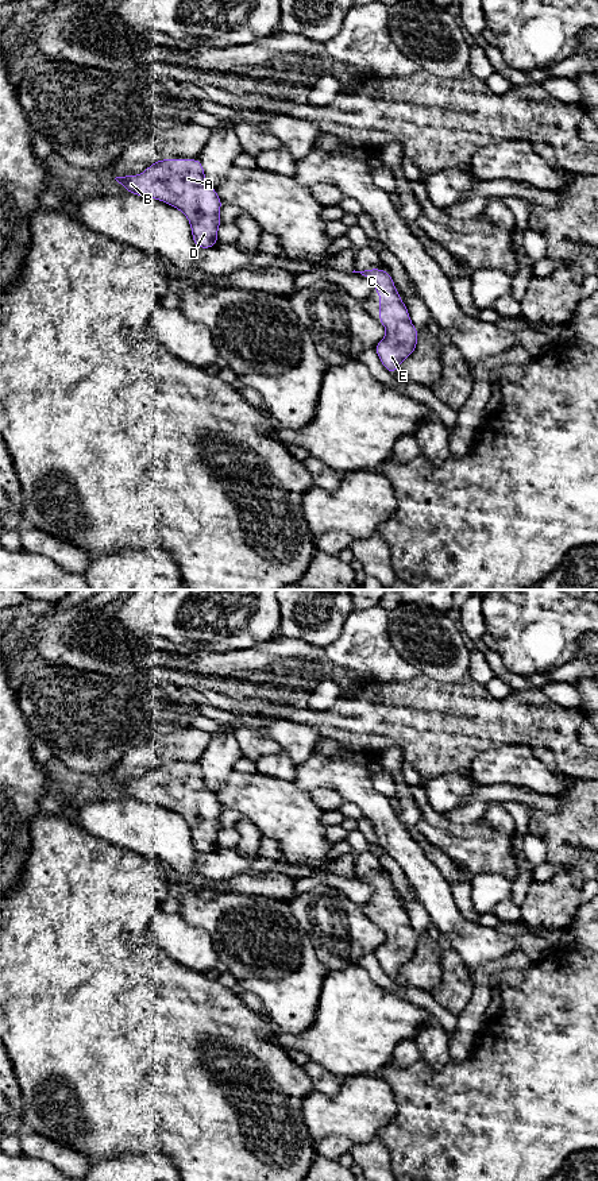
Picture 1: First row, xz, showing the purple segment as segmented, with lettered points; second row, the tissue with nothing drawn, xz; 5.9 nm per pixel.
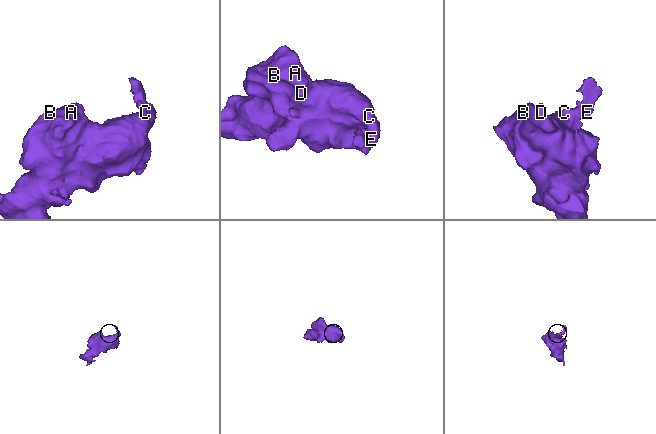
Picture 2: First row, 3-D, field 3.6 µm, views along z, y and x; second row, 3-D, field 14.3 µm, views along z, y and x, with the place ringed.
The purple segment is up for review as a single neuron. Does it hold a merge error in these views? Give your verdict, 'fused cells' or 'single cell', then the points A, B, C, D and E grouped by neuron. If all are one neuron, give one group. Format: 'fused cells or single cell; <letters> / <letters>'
single cell; A B C D E

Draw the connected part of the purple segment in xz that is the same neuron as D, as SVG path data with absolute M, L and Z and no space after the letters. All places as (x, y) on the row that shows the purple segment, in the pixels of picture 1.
M161 159L138 175L115 178L128 193L157 198L180 209L189 220L198 248L217 244L221 200L207 182L200 159Z

